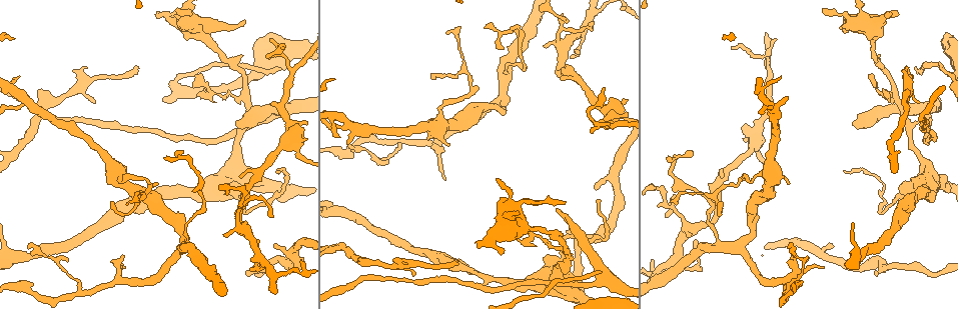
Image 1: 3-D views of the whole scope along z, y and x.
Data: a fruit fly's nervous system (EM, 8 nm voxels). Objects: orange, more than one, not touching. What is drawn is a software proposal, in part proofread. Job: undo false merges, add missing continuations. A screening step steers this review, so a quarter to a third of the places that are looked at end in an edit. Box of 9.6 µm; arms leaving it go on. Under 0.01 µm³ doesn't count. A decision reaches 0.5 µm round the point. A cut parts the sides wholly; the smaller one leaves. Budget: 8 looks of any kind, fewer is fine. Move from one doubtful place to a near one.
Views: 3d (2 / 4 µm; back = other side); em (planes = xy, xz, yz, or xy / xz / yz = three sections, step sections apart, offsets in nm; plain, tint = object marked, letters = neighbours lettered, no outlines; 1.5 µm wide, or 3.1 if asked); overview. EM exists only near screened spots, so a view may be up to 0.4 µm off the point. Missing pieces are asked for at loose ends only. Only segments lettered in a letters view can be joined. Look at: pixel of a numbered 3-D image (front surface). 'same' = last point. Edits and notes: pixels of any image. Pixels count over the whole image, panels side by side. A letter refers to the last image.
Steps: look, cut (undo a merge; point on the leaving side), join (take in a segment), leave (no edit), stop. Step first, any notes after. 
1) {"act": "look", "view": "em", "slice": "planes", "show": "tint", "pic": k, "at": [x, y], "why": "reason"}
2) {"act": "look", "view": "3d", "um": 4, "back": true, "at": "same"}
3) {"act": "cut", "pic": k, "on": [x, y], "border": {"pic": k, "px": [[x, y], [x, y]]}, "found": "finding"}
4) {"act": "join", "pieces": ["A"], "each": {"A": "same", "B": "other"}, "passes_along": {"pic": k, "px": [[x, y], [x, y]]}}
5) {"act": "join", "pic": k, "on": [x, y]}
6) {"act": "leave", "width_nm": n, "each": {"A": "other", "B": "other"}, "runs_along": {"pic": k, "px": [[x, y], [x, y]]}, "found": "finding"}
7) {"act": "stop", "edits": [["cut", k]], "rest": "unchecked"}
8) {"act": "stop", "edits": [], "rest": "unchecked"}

{"act": "look", "view": "3d", "um": 2, "pic": 1, "at": [446, 32], "why": "branch stops here"}

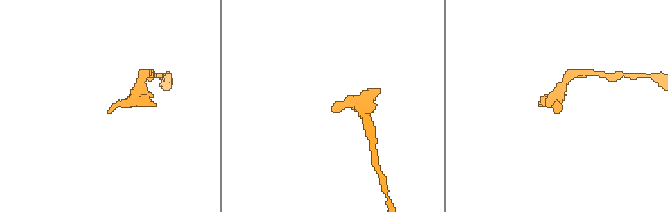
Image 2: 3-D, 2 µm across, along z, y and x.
{"act": "look", "view": "em", "slice": "xz", "step": 4, "show": "tint", "pic": 2, "at": [109, 108]}

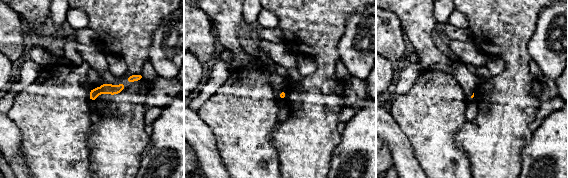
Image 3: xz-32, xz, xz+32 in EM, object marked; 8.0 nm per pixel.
{"act": "look", "view": "em", "slice": "planes", "show": "letters", "at": "same"}

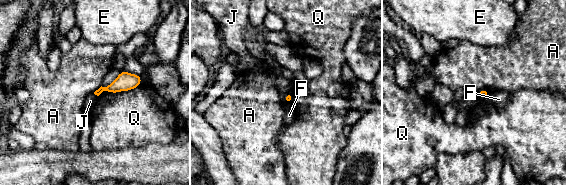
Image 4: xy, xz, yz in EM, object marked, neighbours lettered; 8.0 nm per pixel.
{"act": "leave", "each": {"A": "other", "E": "other", "F": "other", "J": "other", "Q": "other"}, "border": {"pic": 4, "px": [[476, 92], [481, 98]]}, "found": "none of them fits"}

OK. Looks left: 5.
{"act": "look", "view": "3d", "um": 2, "pic": 1, "at": [164, 159], "why": "tapers out"}

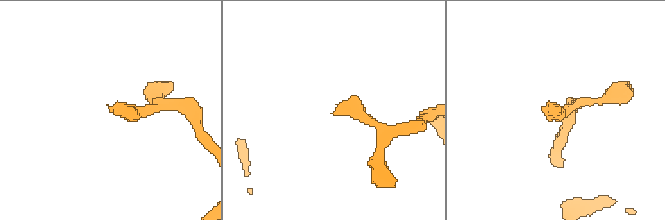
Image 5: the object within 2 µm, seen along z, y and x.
{"act": "look", "view": "em", "slice": "planes", "show": "letters", "pic": 5, "at": [563, 107], "why": "need the tissue"}

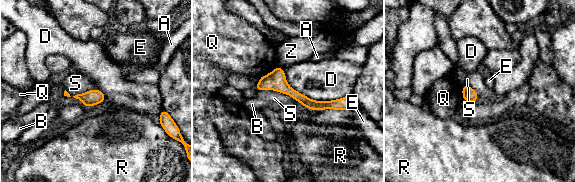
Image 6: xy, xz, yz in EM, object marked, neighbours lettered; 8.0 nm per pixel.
{"act": "leave", "longest_contact_nm": ["D", 600], "each": {"A": "other", "B": "other", "D": "other", "E": "other", "Q": "other", "R": "other", "S": "other", "Z": "other"}, "border": {"pic": 6, "px": [[257, 91], [277, 90], [303, 105]]}, "found": "none of them fits"}

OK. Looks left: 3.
{"act": "look", "view": "em", "slice": "yz", "step": 4, "show": "letters", "pic": 1, "at": [235, 122], "why": "an open end"}

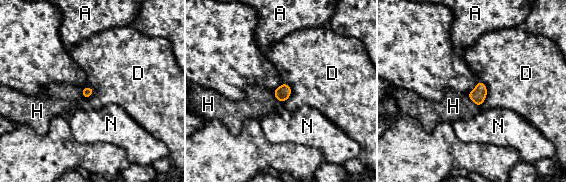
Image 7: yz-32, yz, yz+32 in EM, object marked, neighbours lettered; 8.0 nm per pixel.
{"act": "join", "pieces": ["H"], "each": {"A": "other", "D": "other", "H": "same", "N": "other"}, "passes_along": {"pic": 7, "px": [[87, 91], [82, 93], [63, 100]]}, "found": "it goes on there"}

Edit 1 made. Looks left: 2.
{"act": "stop", "edits": [["join", 7]], "rest": "unchecked"}

